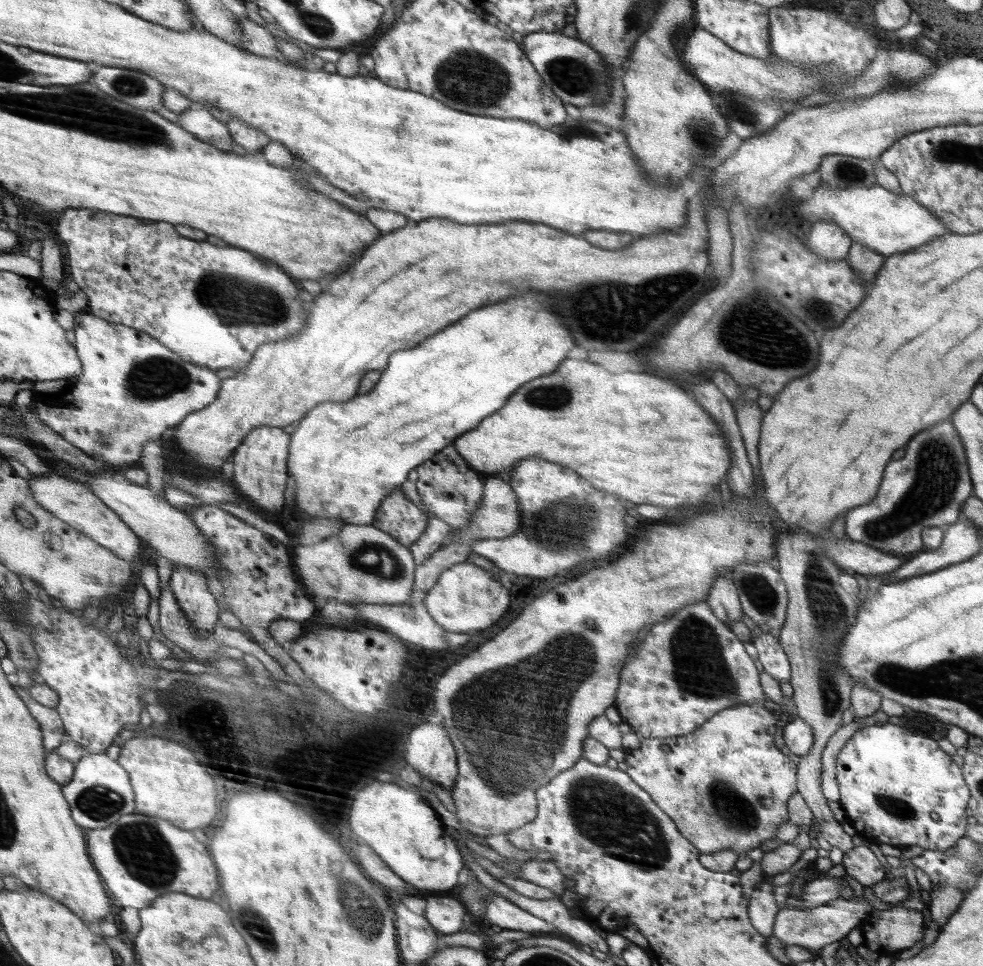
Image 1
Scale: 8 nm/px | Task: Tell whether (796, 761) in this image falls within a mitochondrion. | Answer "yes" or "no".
no

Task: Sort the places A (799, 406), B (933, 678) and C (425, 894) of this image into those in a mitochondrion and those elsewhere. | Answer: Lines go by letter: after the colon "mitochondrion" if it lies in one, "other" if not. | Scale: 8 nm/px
A: other
B: mitochondrion
C: other

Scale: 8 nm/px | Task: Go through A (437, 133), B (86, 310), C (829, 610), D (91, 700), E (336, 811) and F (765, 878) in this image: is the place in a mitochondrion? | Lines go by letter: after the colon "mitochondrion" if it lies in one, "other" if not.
A: other
B: other
C: mitochondrion
D: other
E: other
F: other

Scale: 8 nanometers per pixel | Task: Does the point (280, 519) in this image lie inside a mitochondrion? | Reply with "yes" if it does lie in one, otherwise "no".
no

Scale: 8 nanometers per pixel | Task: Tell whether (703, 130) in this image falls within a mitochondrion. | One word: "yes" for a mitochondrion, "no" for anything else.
yes

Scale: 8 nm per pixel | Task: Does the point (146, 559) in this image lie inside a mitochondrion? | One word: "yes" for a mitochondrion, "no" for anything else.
no

